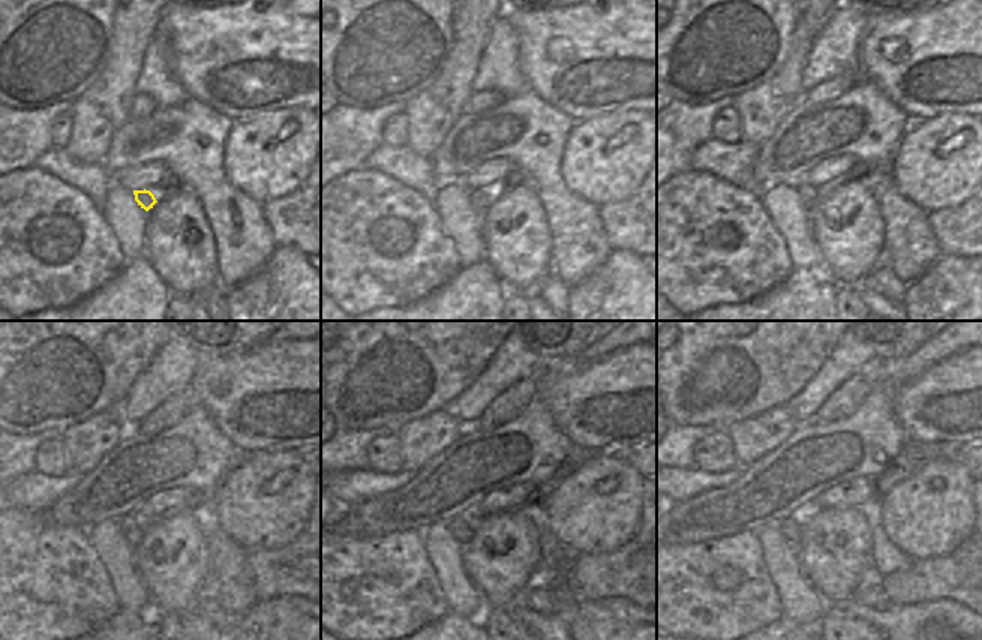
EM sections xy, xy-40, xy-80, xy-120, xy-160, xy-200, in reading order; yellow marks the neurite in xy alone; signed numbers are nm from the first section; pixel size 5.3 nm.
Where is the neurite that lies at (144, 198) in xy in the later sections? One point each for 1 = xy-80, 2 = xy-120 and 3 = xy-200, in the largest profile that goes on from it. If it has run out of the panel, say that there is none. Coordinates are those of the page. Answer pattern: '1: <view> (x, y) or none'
1: xy-80 (808, 194)
2: xy-120 (132, 526)
3: xy-200 (790, 529)

